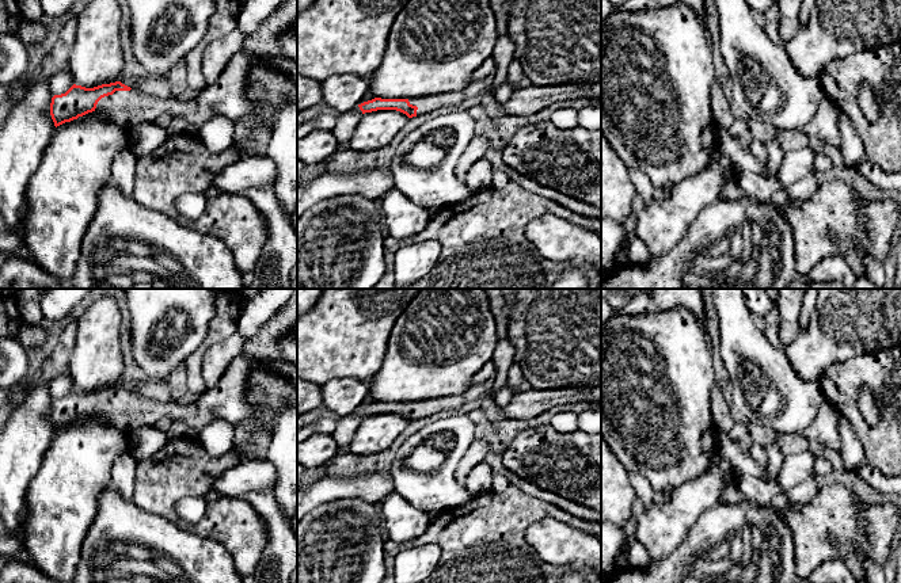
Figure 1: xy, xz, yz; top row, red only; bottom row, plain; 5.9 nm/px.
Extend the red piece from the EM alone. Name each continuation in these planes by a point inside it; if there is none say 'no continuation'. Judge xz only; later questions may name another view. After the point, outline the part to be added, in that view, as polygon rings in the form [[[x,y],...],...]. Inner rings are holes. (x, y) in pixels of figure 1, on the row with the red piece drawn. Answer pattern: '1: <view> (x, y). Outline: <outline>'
1: xz (425, 105). Outline: [[[463,91],[436,94],[433,96],[421,96],[408,99],[410,104],[417,106],[417,115],[422,115],[430,111],[436,111],[444,107],[456,107],[461,104],[467,96]]]

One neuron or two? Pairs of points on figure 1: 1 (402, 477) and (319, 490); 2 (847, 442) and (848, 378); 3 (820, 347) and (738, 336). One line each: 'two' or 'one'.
1: two
2: two
3: two

